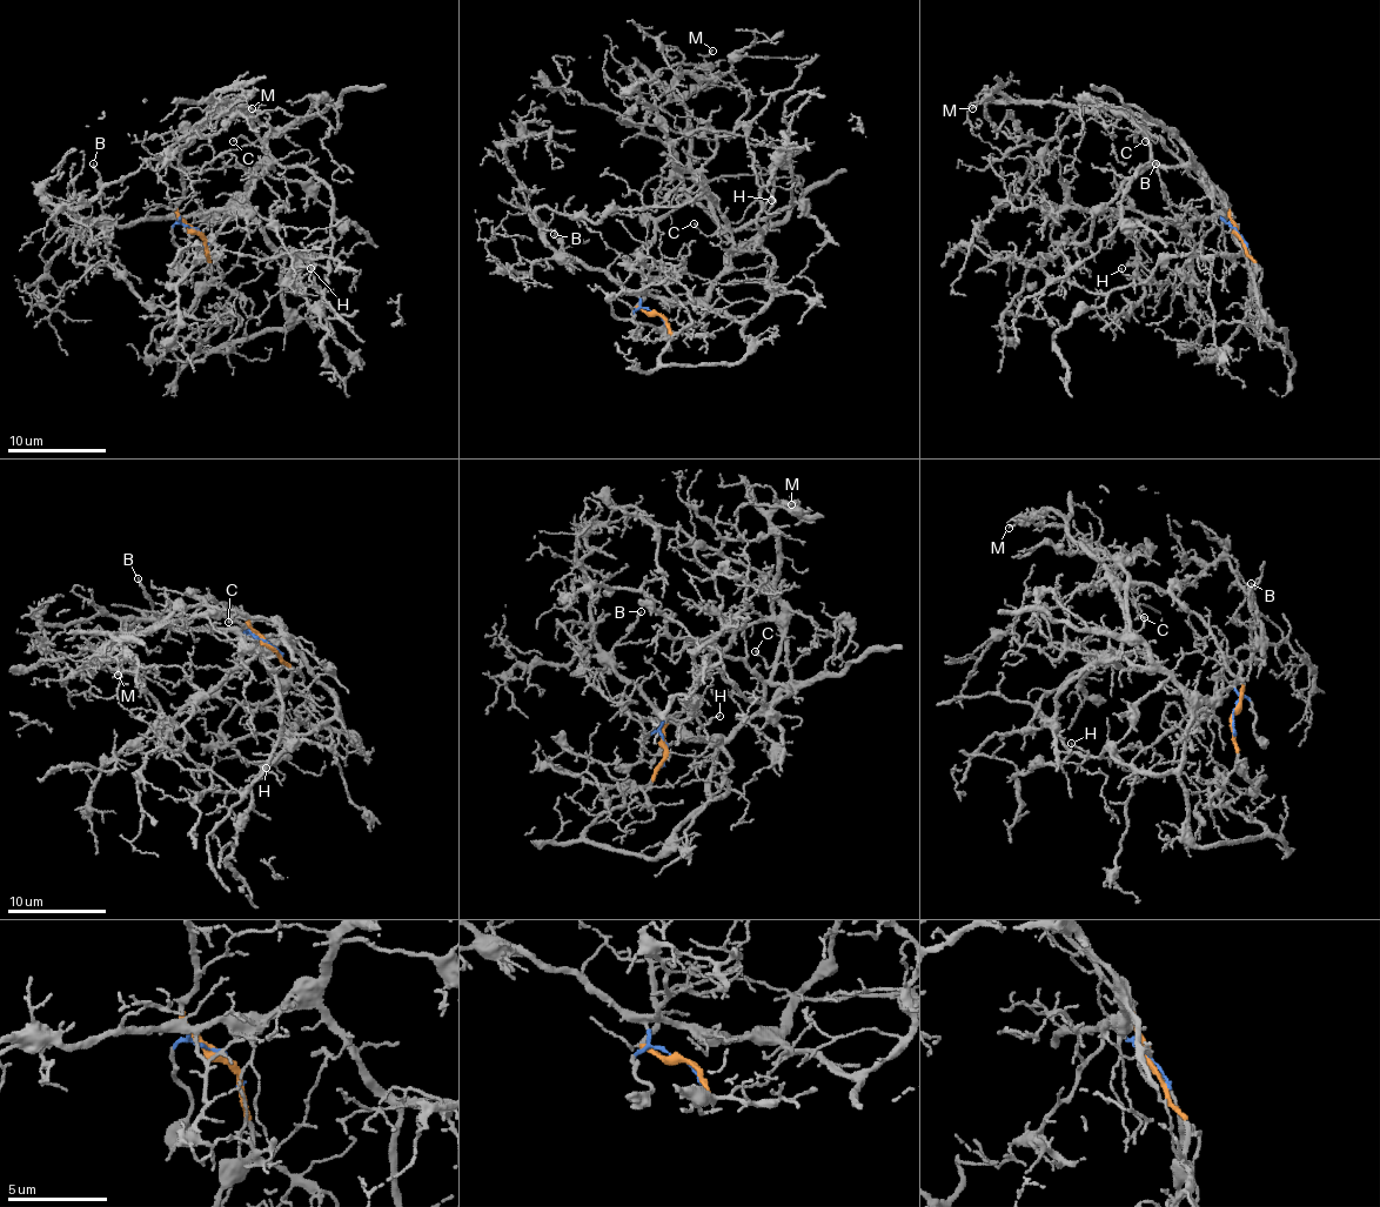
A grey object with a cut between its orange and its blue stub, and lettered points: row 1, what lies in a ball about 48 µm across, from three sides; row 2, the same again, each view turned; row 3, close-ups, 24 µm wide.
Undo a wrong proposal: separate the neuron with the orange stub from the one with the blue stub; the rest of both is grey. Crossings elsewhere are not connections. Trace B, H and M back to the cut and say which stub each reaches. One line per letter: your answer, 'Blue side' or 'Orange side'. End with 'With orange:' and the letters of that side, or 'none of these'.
B: Blue side
H: Blue side
M: Orange side
With orange: M

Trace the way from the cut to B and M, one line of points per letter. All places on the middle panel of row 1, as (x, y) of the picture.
B: (661, 317), (647, 310), (636, 295), (629, 295), (604, 273), (577, 261), (562, 248), (555, 234)
M: (661, 315), (638, 308), (641, 248), (654, 226), (698, 192), (688, 165), (688, 107), (674, 82), (712, 51)

